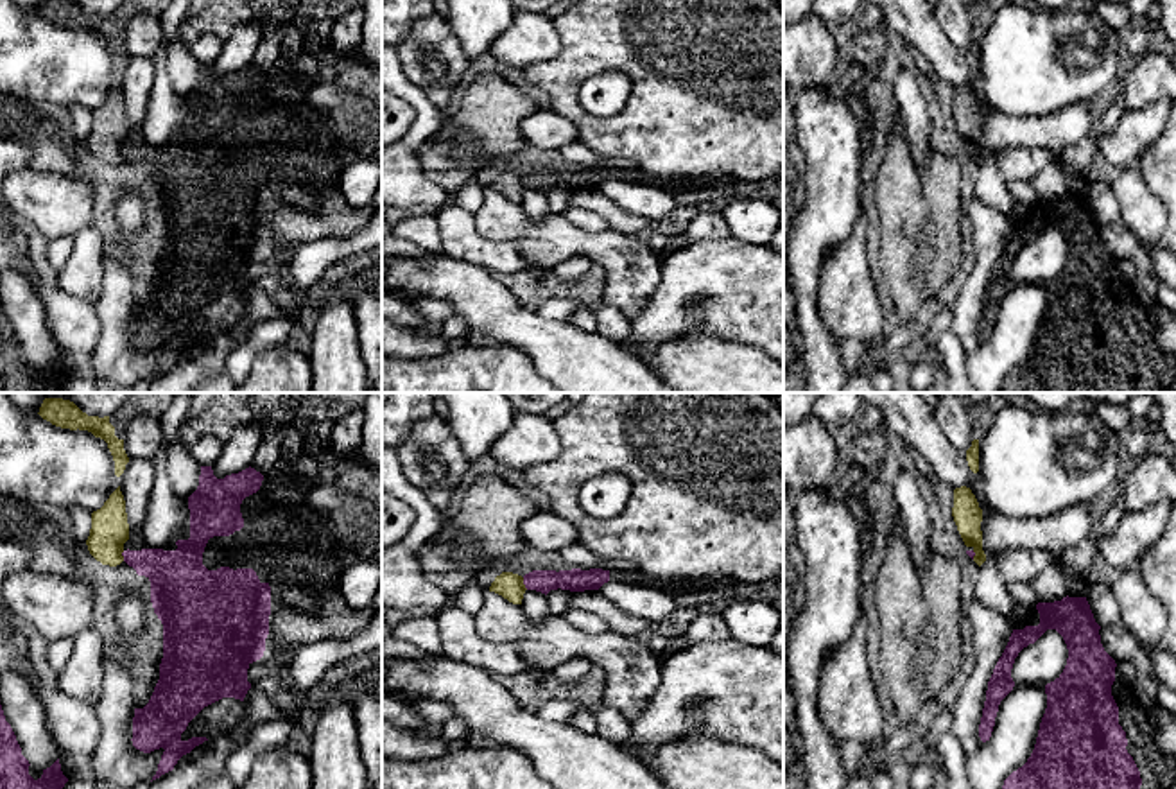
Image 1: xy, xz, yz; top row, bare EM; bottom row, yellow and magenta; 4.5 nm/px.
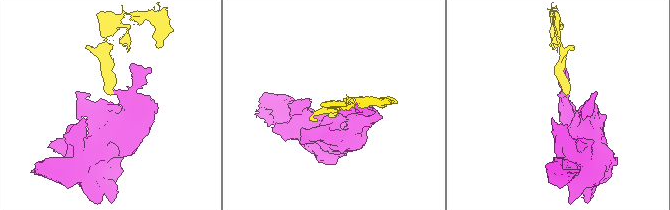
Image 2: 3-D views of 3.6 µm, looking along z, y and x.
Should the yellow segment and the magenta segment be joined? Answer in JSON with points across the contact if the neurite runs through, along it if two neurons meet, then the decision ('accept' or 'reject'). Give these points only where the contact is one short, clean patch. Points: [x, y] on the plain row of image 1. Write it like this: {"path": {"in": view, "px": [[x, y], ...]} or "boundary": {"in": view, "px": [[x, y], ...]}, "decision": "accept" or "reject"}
{"boundary": {"in": "xz", "px": [[522, 176], [527, 187]]}, "decision": "reject"}

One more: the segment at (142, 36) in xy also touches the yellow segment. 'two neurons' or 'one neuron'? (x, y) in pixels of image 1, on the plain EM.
two neurons

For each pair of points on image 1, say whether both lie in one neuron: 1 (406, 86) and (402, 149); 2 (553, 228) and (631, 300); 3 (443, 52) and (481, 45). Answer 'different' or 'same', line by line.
1: same
2: same
3: different

